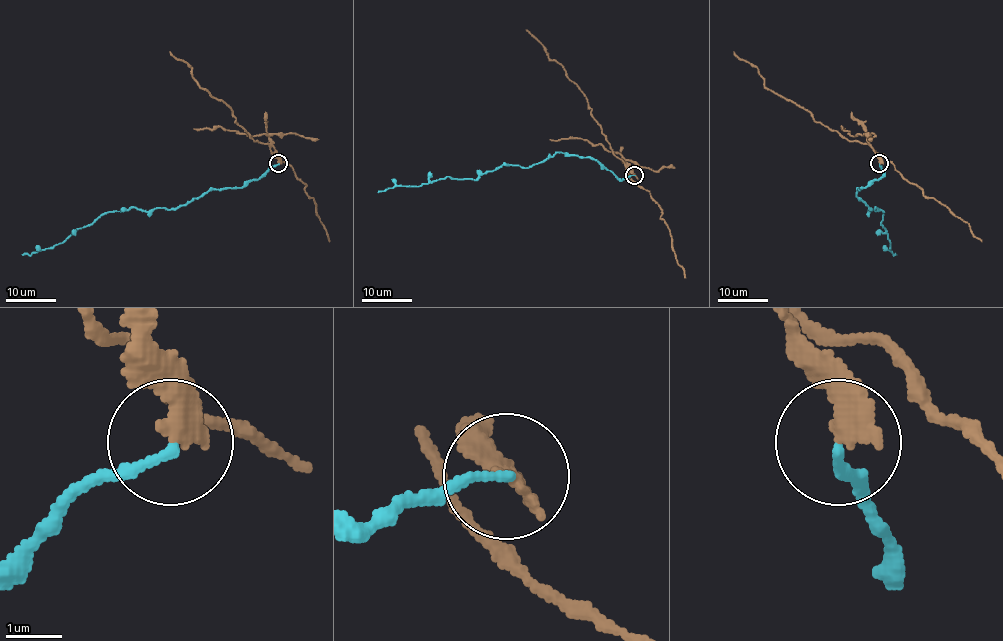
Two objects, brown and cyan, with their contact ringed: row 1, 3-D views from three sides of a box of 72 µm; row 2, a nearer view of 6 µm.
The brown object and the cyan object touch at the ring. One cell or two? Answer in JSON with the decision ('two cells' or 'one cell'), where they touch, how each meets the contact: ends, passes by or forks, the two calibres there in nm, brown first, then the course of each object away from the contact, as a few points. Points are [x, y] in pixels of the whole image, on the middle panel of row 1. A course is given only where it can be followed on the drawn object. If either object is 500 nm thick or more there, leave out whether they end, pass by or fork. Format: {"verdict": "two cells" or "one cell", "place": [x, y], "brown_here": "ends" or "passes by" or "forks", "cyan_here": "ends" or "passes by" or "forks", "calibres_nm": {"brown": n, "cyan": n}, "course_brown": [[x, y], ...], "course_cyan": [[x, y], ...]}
{"verdict": "two cells", "place": [634, 175], "brown_here": "ends", "cyan_here": "ends", "calibres_nm": {"brown": 320, "cyan": 150}, "course_brown": [[635, 175], [613, 153], [590, 113], [585, 95], [526, 29]], "course_cyan": [[635, 175], [619, 180], [597, 161], [556, 152], [528, 167], [502, 165], [475, 180], [447, 176], [378, 192]]}

